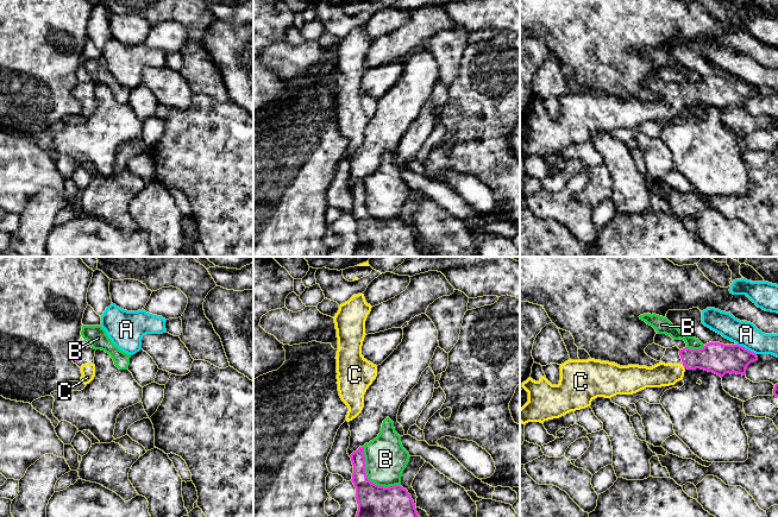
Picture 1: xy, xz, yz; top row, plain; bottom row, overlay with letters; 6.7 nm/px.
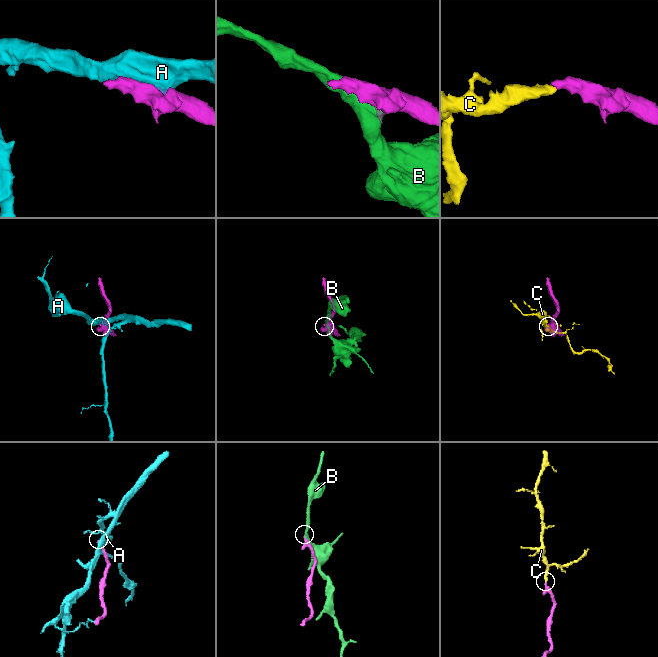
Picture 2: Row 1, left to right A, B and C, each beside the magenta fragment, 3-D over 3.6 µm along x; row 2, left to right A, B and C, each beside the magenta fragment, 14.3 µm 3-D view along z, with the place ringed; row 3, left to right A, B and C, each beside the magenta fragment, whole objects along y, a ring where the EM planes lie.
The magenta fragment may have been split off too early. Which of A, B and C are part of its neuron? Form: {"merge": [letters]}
{"merge": ["C"]}

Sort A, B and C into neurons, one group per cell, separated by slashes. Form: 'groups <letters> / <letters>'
groups A / B / C

